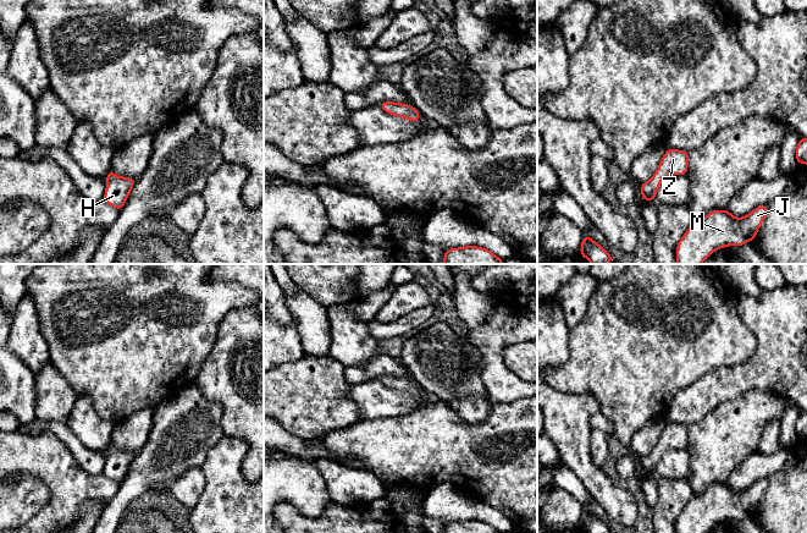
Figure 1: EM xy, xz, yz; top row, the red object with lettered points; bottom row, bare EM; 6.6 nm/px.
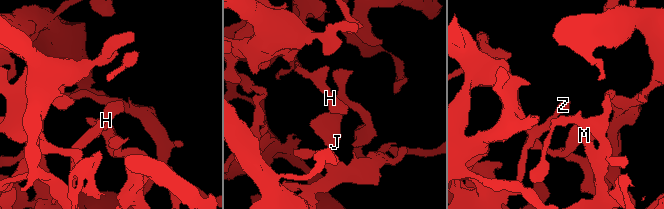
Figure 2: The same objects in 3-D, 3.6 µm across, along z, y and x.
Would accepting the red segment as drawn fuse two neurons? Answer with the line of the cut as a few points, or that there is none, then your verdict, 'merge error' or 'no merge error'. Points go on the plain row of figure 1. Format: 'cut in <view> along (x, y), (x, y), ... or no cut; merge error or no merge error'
no cut; no merge error

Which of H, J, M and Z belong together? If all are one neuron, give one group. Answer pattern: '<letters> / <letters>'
H J M Z

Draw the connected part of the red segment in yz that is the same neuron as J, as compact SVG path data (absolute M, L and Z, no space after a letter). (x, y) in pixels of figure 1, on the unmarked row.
M759 479L744 491L735 491L728 483L713 484L702 494L693 494L676 520L676 533L707 533L714 524L728 520L744 520L756 512L768 480Z

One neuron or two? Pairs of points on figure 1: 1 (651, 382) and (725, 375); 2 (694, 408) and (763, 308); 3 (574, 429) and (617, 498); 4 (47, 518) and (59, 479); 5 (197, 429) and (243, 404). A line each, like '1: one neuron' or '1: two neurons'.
1: two neurons
2: one neuron
3: one neuron
4: one neuron
5: two neurons

